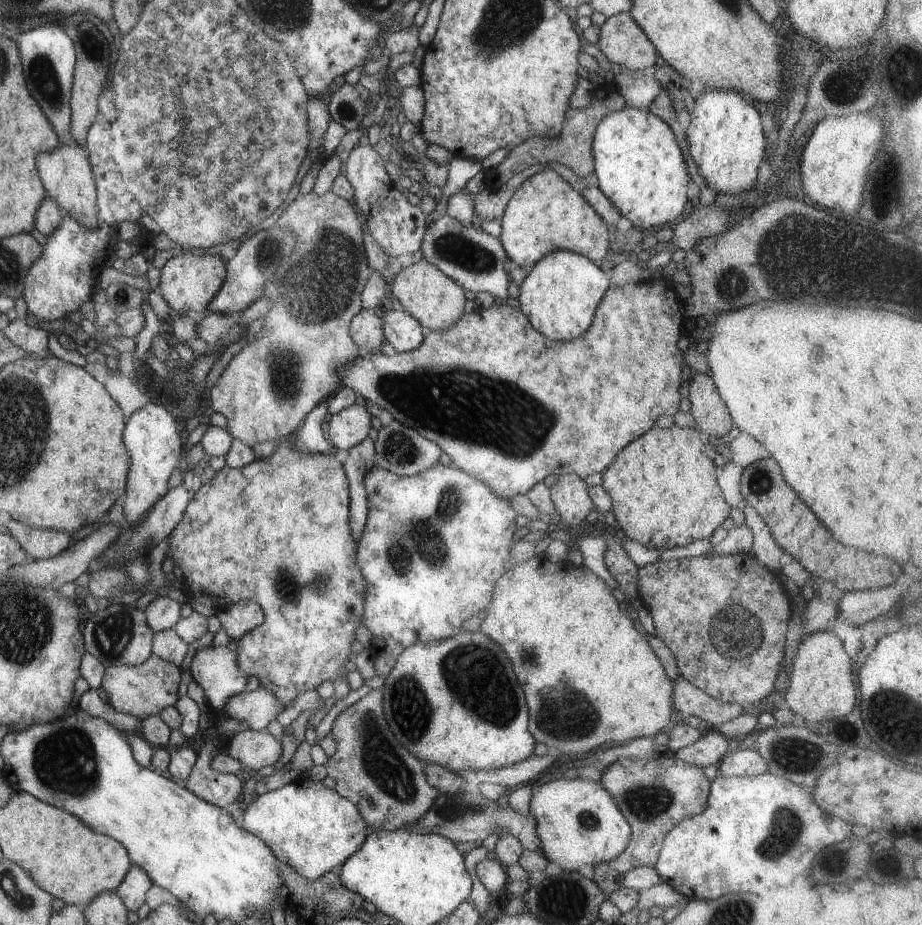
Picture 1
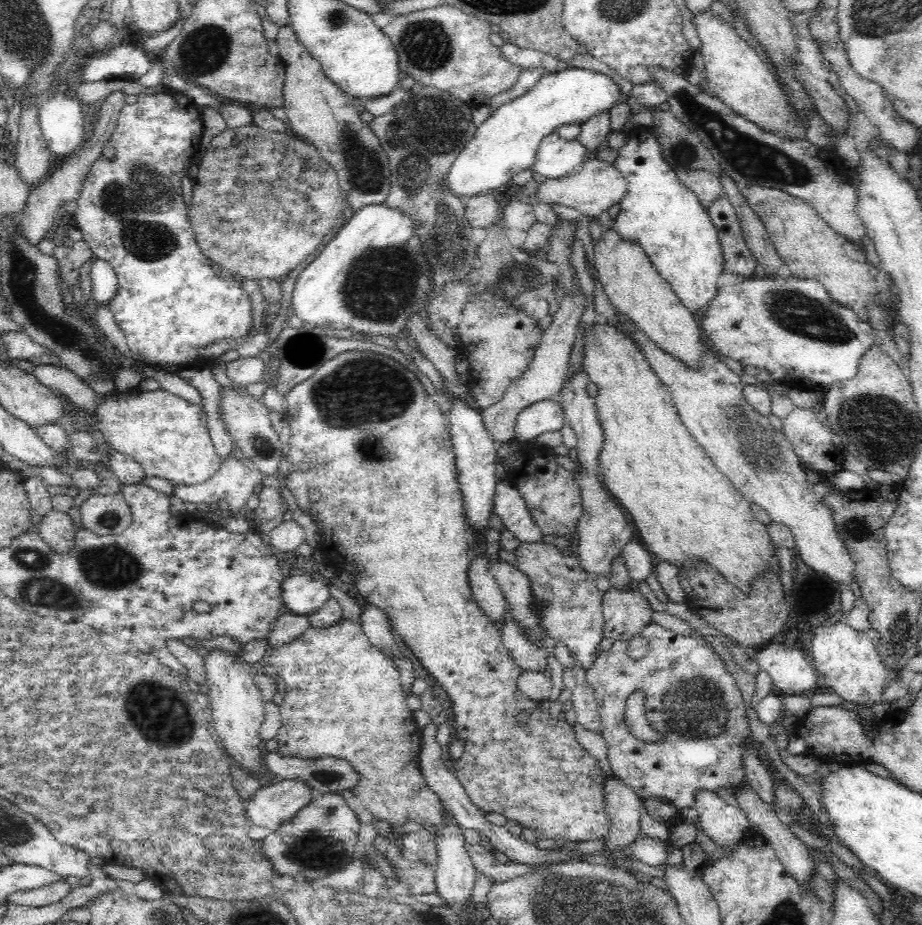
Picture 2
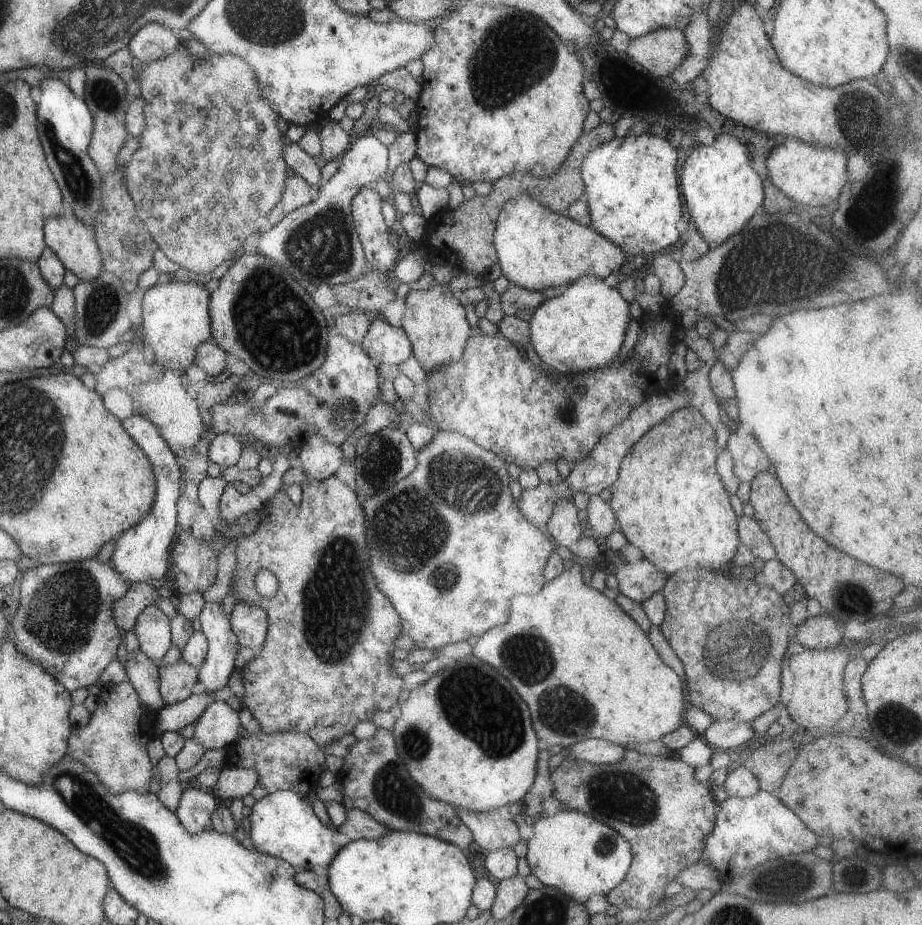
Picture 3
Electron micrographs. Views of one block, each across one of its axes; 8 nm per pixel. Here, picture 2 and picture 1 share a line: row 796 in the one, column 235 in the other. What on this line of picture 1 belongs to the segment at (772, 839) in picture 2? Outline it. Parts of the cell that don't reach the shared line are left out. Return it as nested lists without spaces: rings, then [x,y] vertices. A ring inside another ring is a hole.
[[[245,729],[232,736],[228,741],[228,755],[243,768],[257,771],[263,766],[275,764],[281,755],[281,742],[267,730],[252,731]]]

